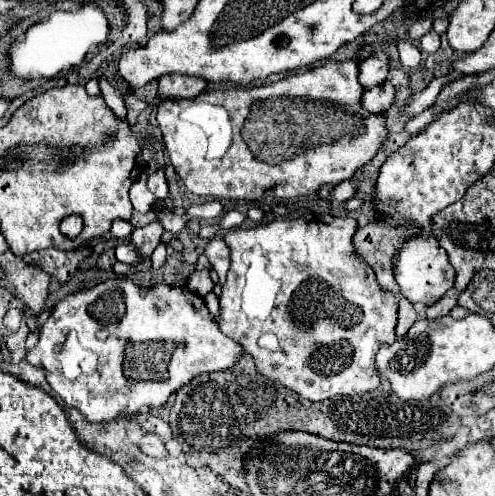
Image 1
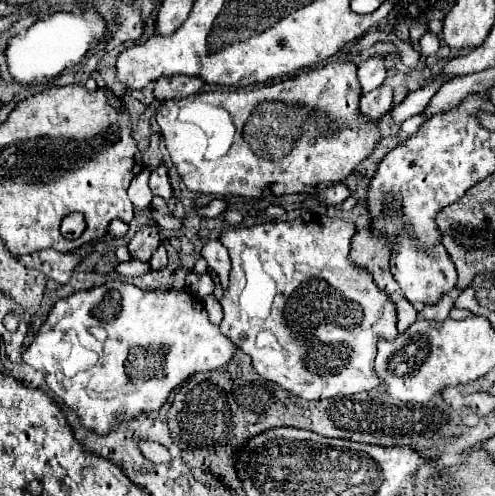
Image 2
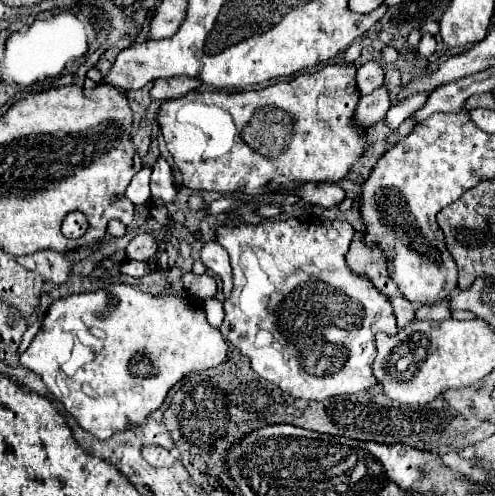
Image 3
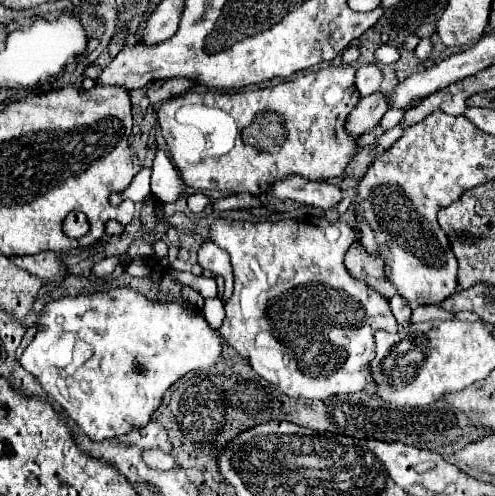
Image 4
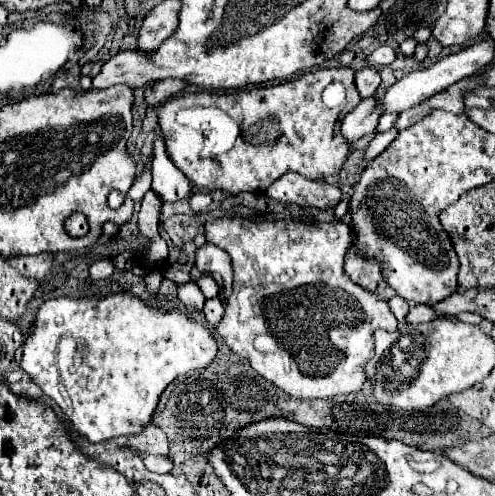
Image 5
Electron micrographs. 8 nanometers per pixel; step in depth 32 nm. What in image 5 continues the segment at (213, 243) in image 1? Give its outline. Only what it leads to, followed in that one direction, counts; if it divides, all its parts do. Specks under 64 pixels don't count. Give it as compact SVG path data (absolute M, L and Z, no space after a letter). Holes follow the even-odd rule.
M204 244L196 252L196 266L204 274L220 274L226 282L226 294L232 294L232 266L230 266L230 256L216 248L214 244Z

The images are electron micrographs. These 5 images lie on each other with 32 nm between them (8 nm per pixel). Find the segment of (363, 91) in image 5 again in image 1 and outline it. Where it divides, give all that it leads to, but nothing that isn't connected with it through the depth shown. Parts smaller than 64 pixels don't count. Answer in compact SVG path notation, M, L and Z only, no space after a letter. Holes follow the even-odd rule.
M384 52L372 54L370 58L360 62L360 84L364 88L372 88L372 86L382 84L388 76L388 68L390 68L388 54L384 54Z

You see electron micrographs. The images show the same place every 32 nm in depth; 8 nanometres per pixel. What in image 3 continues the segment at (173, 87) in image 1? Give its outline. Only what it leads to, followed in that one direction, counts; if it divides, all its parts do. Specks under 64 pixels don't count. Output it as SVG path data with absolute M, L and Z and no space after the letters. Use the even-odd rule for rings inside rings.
M186 76L160 78L154 82L150 94L152 94L152 100L170 100L170 98L186 96L188 92L194 92L198 86L200 86L200 80L196 78L186 78Z

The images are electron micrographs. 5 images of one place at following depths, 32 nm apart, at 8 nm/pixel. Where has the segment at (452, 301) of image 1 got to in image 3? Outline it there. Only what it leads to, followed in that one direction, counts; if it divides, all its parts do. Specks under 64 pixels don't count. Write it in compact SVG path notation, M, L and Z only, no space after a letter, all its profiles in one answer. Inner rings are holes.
M450 292L442 302L432 304L432 306L422 306L416 310L416 320L446 320L450 318L450 308L448 308L448 300L454 296L456 292Z

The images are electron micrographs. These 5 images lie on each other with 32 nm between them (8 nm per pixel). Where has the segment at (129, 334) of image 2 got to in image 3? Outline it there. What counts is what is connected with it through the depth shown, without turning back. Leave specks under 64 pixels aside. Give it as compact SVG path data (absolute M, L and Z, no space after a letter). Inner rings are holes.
M114 282L114 284L108 284L106 288L100 288L100 290L94 290L94 292L72 294L72 296L68 296L68 298L56 300L56 302L48 308L46 316L42 318L42 326L40 326L40 330L38 330L34 342L32 342L32 344L28 346L28 350L20 356L20 362L22 362L24 366L28 366L30 370L34 370L36 374L42 376L42 380L44 380L48 392L54 394L54 398L58 398L58 400L64 404L64 408L78 420L78 424L80 424L86 432L90 432L92 436L104 440L104 438L110 438L112 434L116 434L116 432L128 428L128 424L132 424L132 422L144 422L154 410L158 410L158 408L162 406L162 402L166 400L168 390L170 390L176 382L180 382L180 380L182 380L184 376L188 376L190 372L198 372L198 370L208 370L208 368L220 366L220 364L228 358L228 352L230 352L228 340L224 340L224 336L220 334L218 328L214 328L214 326L208 324L206 312L204 312L202 304L200 304L196 298L190 298L190 296L174 296L174 294L170 294L170 296L154 296L154 294L142 292L142 290L138 290L138 288L130 286L130 284L118 284L118 282ZM134 356L136 356L136 372L130 372L130 362L132 362Z

